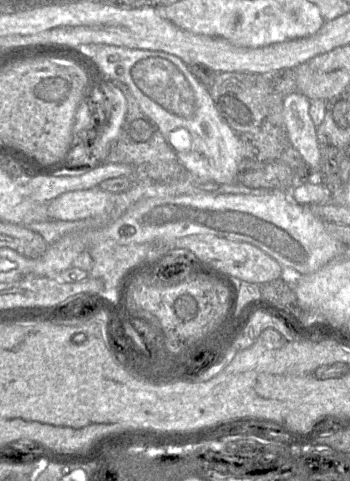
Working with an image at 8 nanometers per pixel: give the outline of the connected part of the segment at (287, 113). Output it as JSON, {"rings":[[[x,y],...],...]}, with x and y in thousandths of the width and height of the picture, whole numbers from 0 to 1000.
{"rings":[[[846,189],[809,204],[811,274],[820,297],[846,310],[911,376],[917,301],[883,237],[886,208]]]}

